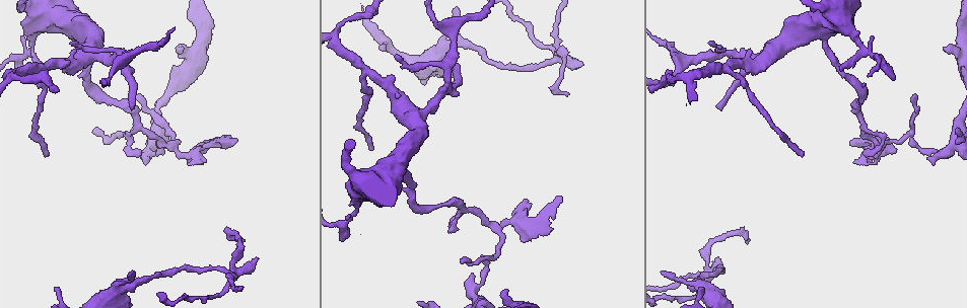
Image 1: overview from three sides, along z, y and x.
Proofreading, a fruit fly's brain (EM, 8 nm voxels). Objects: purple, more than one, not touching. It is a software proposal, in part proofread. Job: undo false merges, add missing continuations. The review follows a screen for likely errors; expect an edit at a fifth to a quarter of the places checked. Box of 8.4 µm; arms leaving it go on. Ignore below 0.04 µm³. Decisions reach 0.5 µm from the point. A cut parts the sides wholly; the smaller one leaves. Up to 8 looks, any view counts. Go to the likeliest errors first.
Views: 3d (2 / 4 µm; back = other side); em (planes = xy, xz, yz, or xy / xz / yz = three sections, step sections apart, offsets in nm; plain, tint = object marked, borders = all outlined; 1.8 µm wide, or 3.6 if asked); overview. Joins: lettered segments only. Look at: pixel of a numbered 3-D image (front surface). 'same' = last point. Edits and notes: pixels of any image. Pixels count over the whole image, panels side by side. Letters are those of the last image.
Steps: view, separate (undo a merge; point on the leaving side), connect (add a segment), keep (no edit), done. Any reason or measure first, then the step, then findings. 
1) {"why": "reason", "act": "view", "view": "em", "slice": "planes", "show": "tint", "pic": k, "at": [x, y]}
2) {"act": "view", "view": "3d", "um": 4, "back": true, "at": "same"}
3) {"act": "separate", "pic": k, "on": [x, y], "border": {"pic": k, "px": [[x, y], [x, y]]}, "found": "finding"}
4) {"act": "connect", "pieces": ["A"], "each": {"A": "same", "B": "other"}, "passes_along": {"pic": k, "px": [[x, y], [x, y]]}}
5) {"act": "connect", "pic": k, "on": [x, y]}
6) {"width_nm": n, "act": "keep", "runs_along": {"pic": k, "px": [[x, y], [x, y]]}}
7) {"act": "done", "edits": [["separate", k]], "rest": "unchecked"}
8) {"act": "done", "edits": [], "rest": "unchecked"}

{"why": "sharp bend", "act": "view", "view": "3d", "um": 2, "pic": 1, "at": [555, 57]}

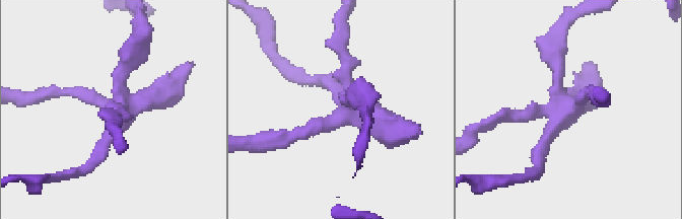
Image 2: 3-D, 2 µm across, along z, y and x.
{"why": "need the tissue", "act": "view", "view": "em", "slice": "planes", "show": "borders", "pic": 2, "at": [346, 102]}

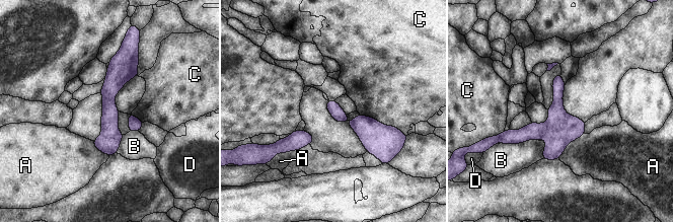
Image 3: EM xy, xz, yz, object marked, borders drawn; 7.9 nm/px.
{"act": "separate", "pic": 3, "on": [553, 148], "each": {"A": "other", "B": "other", "C": "other", "D": "other"}, "border": {"pic": 3, "px": [[546, 140], [566, 138], [569, 141]]}, "found": "a second cell is stuck on"}

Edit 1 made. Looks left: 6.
{"why": "thin end", "act": "view", "view": "em", "slice": "planes", "show": "tint", "pic": 1, "at": [378, 47]}

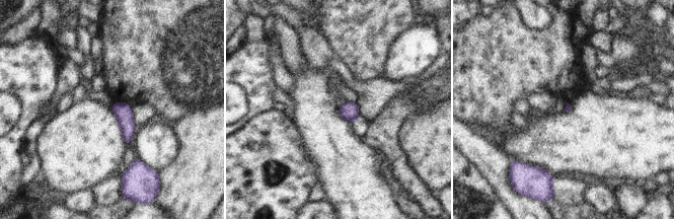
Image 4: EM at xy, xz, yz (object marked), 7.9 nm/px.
{"why": "see the neighbours", "act": "view", "view": "em", "slice": "planes", "show": "borders", "at": "same"}

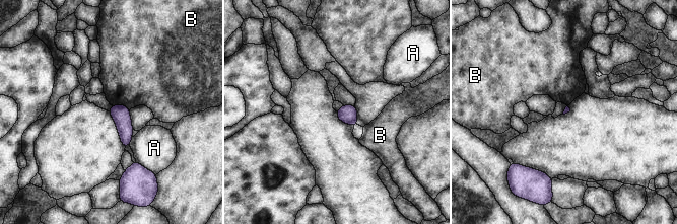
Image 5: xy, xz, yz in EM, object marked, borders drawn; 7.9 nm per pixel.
{"act": "keep", "each": {"A": "other", "B": "other"}, "border": {"pic": 5, "px": [[112, 104], [124, 104], [129, 109]]}, "found": "none of them fits"}

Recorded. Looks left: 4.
{"why": "thin end", "act": "view", "view": "3d", "um": 4, "pic": 1, "at": [911, 136]}

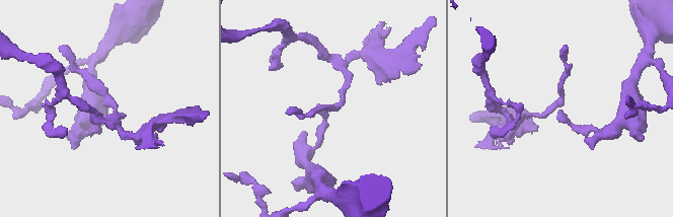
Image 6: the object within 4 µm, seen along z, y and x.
{"why": "shape alone is not enough", "act": "view", "view": "em", "slice": "xz", "step": 16, "show": "borders", "pic": 6, "at": [322, 104]}

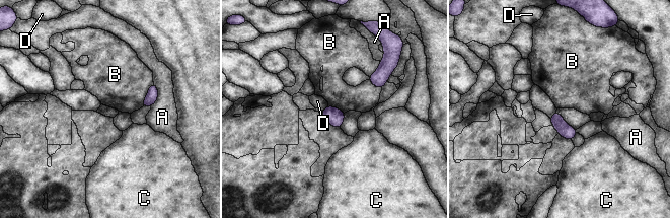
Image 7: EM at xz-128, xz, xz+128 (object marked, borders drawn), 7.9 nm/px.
{"act": "keep", "each": {"A": "other", "B": "other", "C": "other", "D": "other"}, "border": {"pic": 7, "px": [[153, 82], [141, 106]]}, "found": "none of them fits"}

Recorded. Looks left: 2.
{"act": "done", "edits": [["separate", 3]], "rest": "unchecked"}

